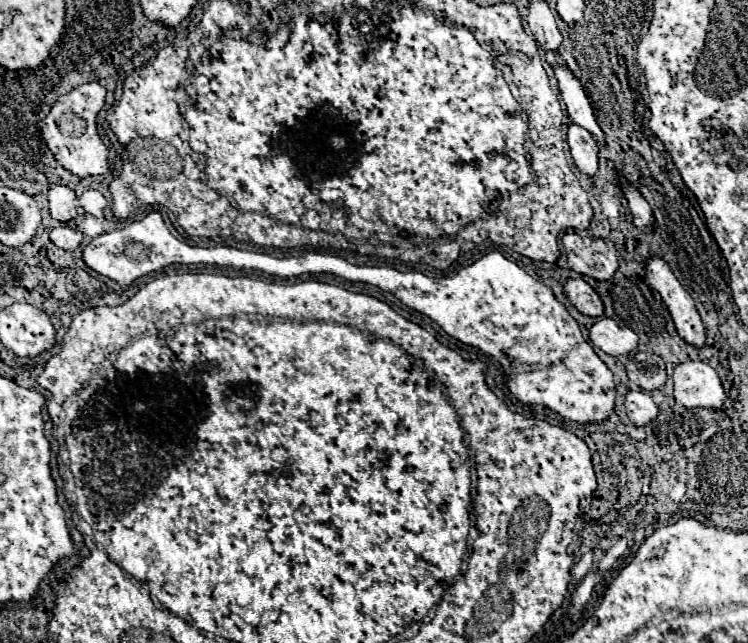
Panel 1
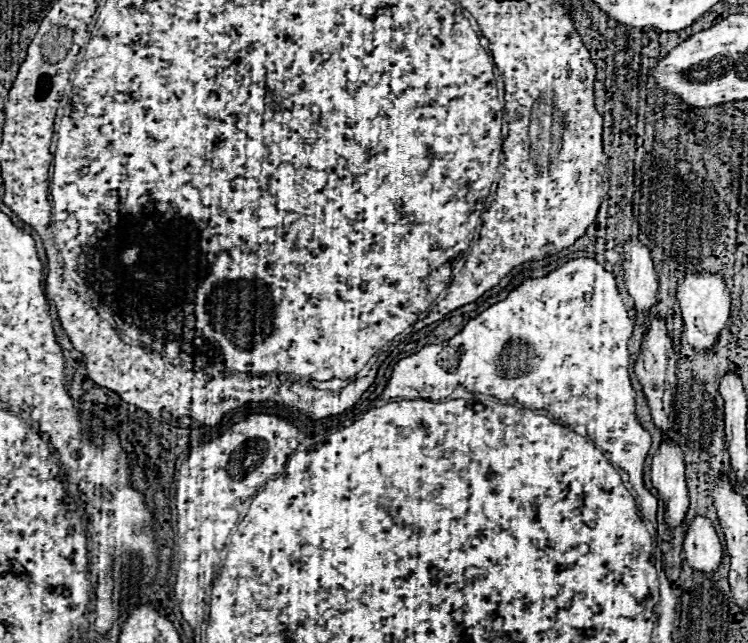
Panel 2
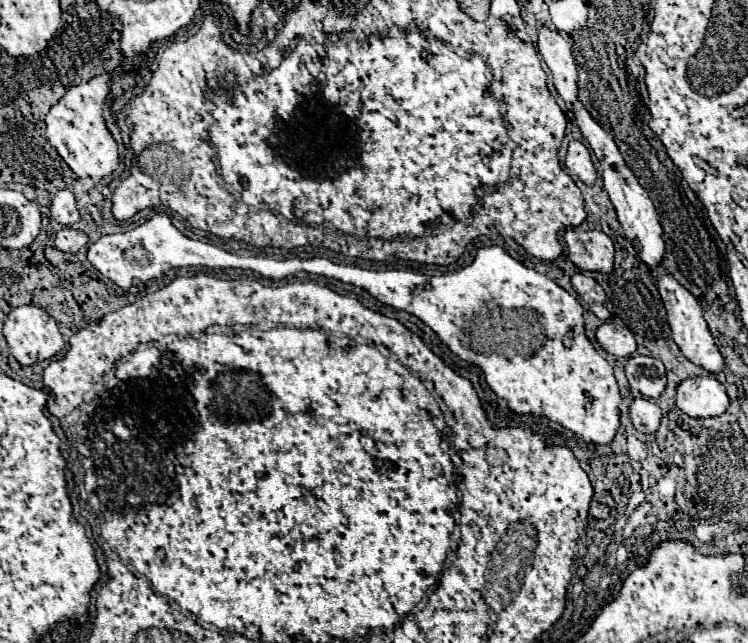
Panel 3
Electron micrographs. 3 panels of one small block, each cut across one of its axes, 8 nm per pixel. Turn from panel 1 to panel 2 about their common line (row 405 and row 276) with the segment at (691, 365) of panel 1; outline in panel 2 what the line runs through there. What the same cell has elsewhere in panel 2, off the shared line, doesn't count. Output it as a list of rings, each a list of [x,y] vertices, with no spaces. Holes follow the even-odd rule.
[[[682,272],[682,278],[678,278],[676,298],[682,310],[688,342],[696,350],[706,350],[714,346],[714,340],[720,336],[722,328],[728,328],[730,318],[730,292],[724,284],[724,278],[712,272]]]

